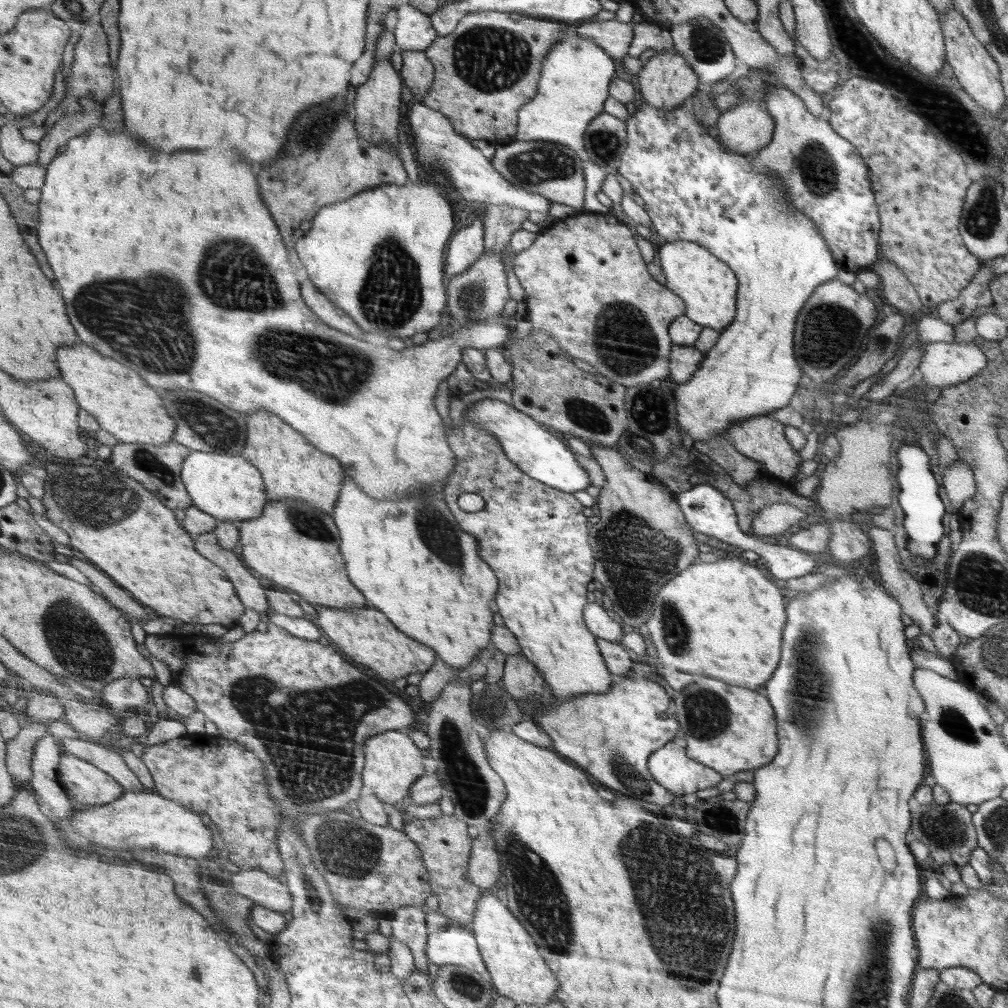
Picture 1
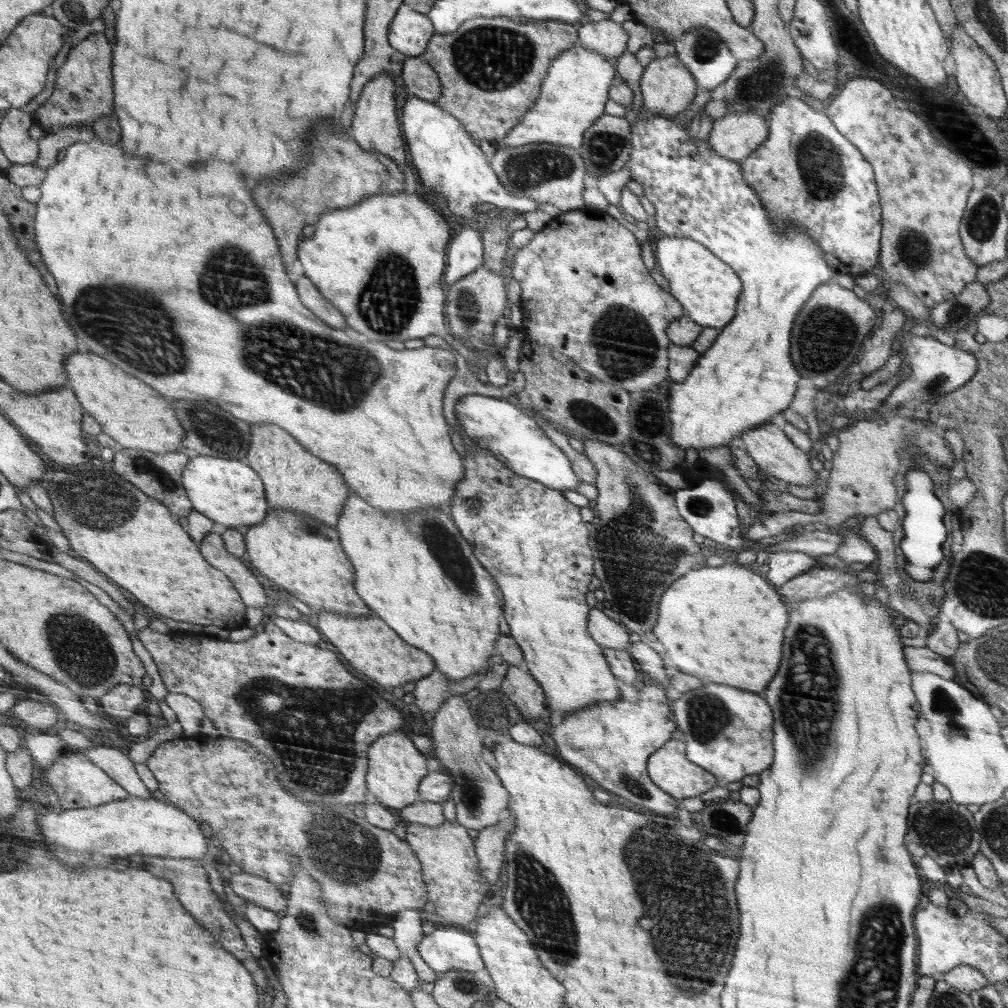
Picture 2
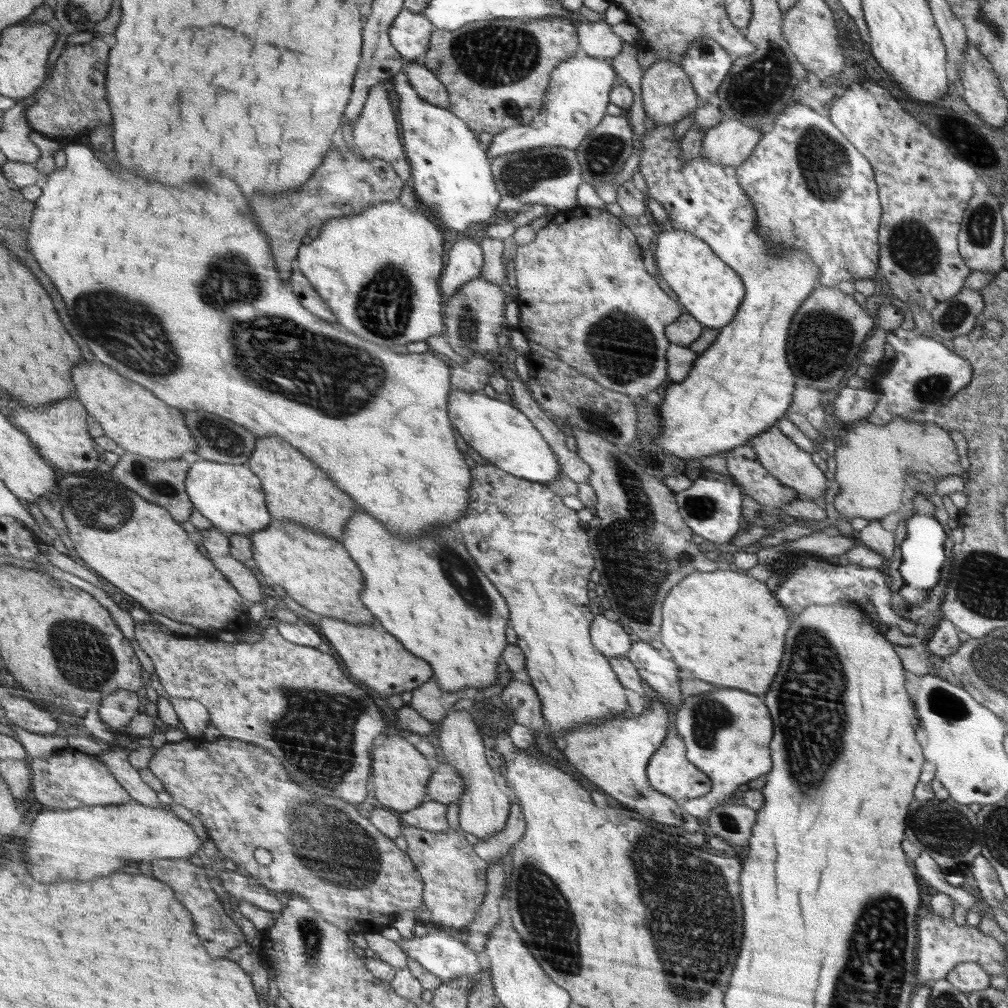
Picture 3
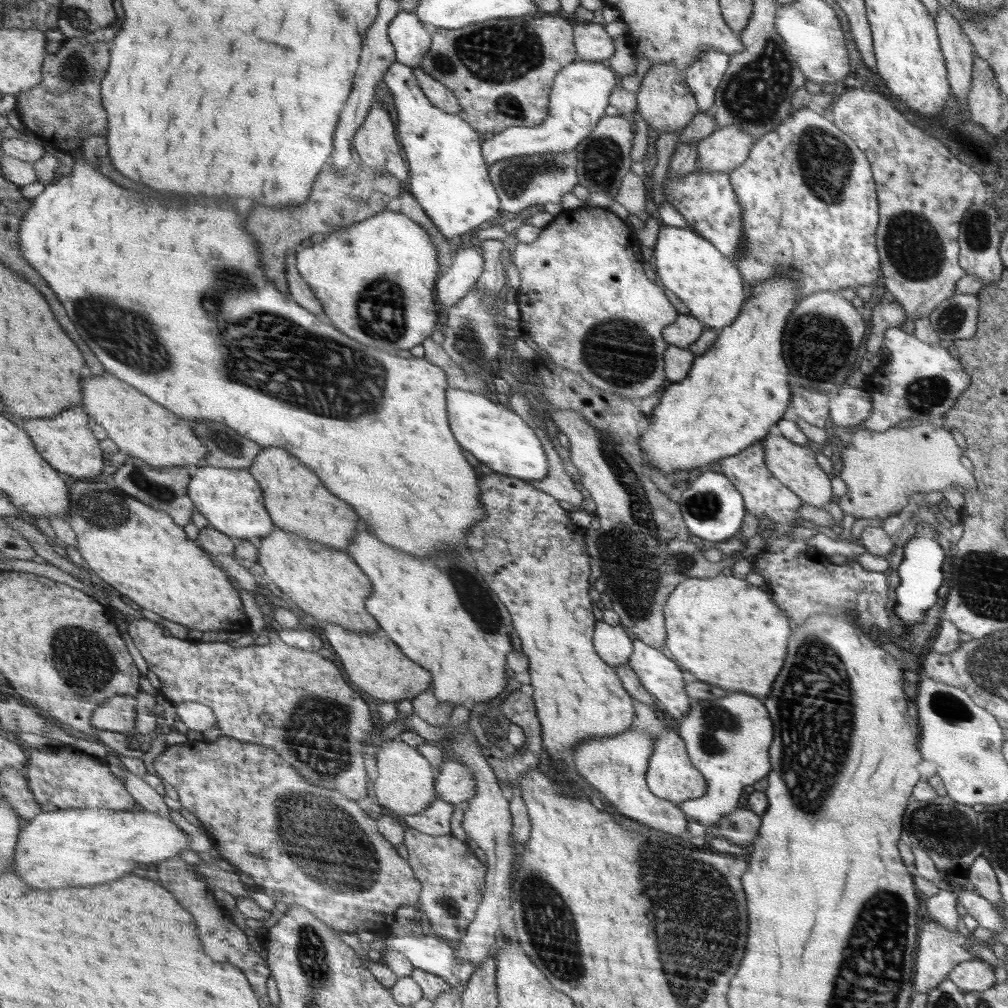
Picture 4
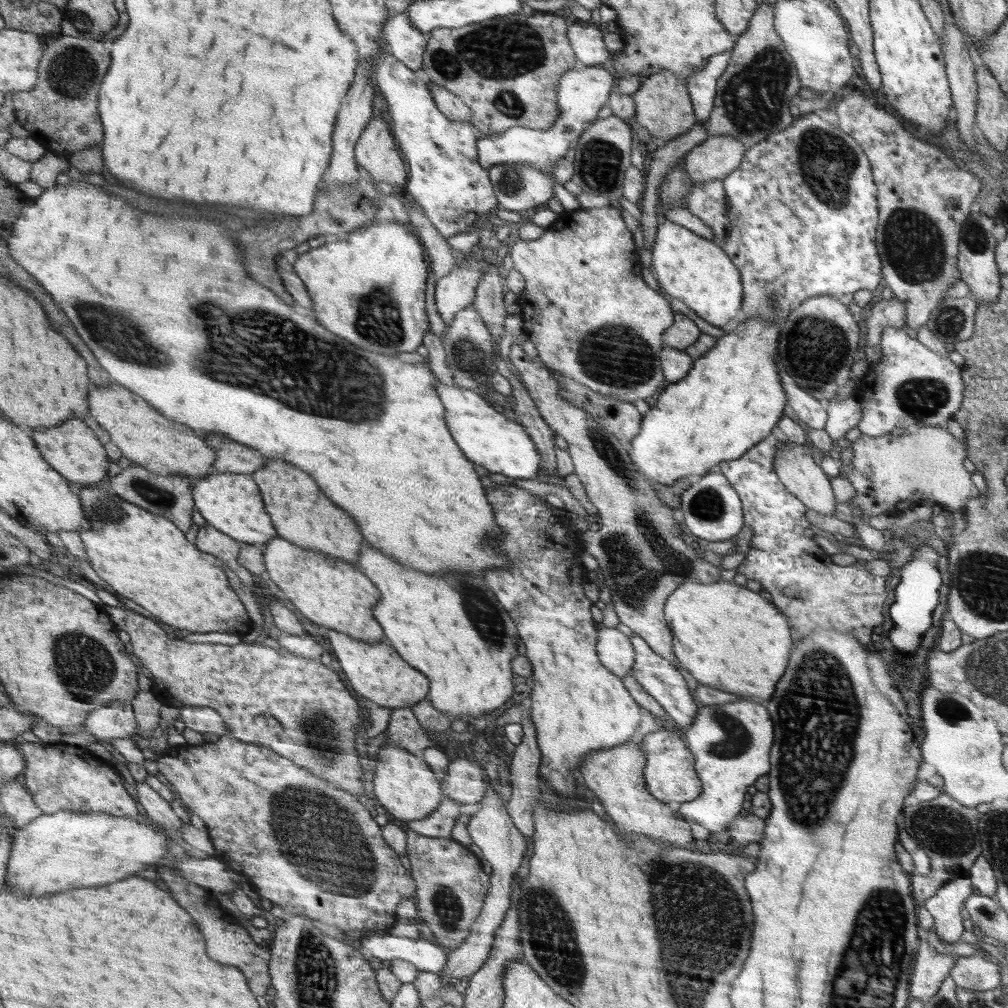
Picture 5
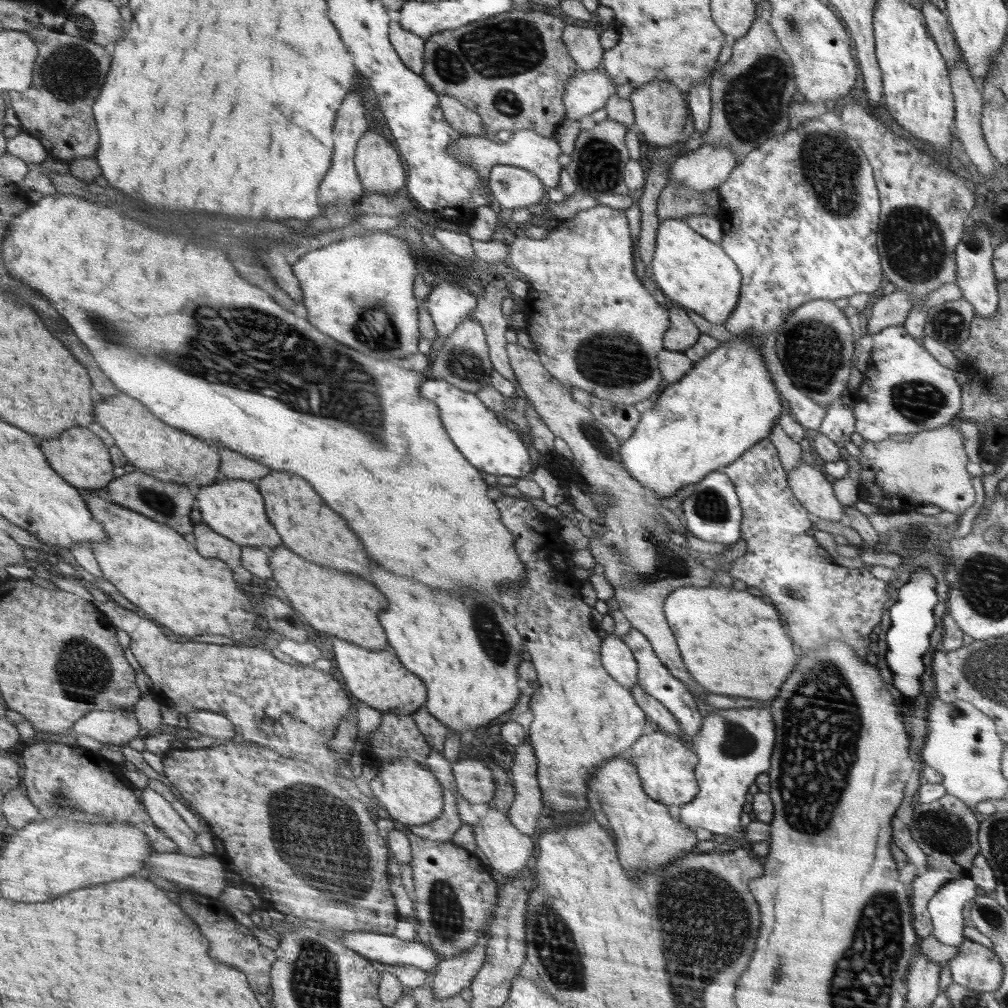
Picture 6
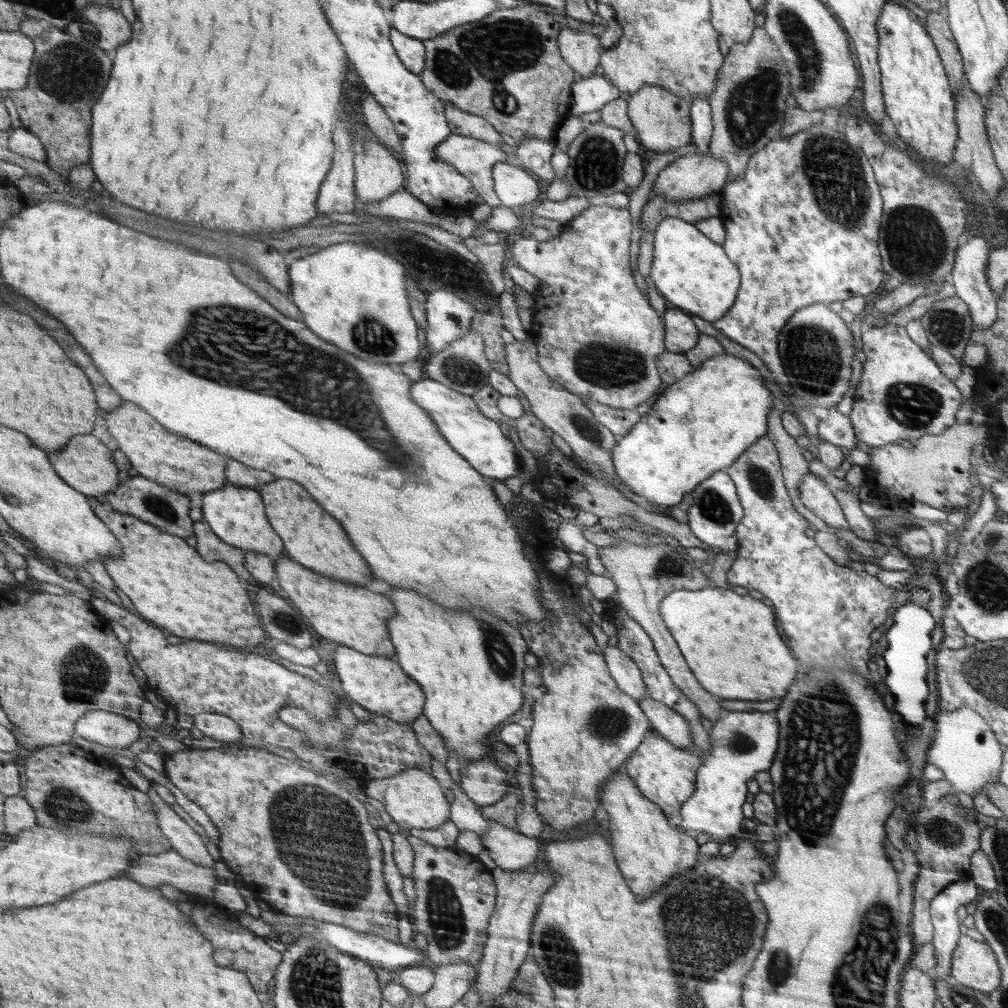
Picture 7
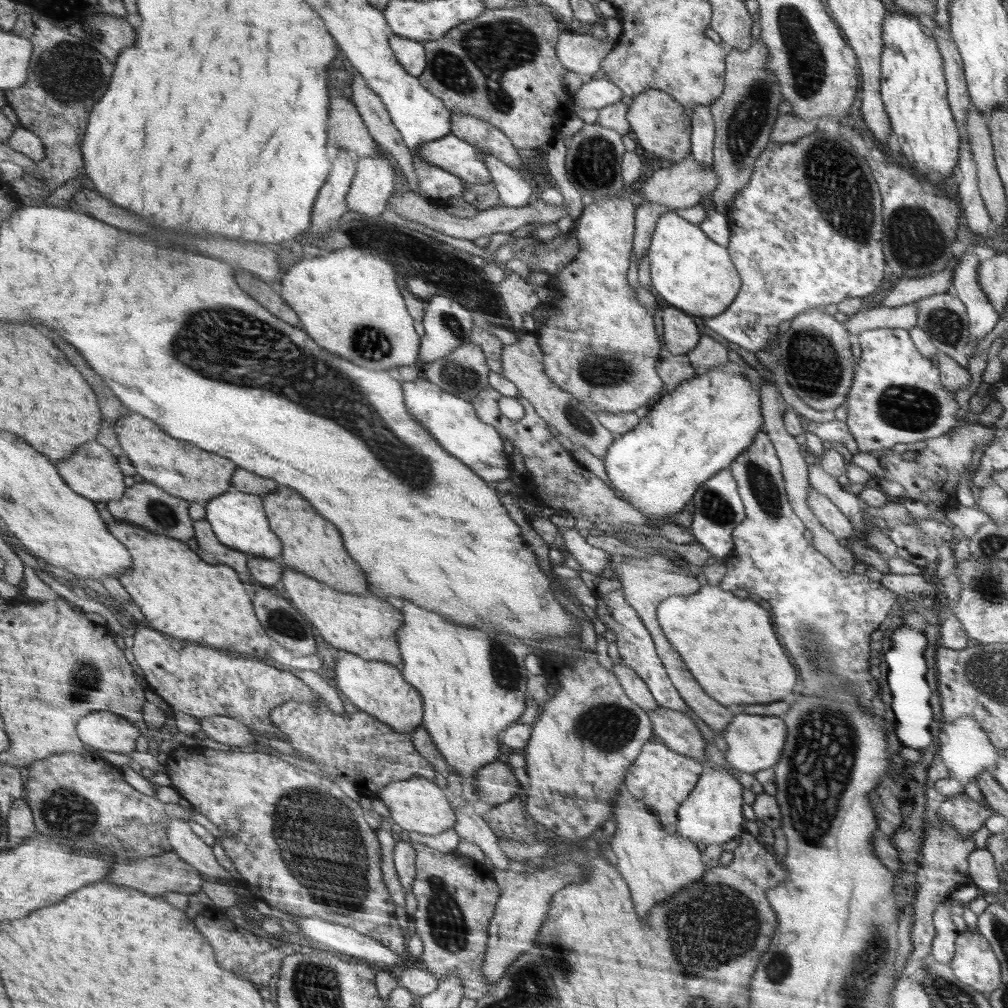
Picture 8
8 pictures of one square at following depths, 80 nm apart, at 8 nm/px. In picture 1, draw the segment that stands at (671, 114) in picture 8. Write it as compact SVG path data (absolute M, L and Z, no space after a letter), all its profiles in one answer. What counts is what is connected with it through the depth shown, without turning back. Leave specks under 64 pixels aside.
M676 50L651 57L638 74L644 100L654 108L672 110L696 92L699 75Z

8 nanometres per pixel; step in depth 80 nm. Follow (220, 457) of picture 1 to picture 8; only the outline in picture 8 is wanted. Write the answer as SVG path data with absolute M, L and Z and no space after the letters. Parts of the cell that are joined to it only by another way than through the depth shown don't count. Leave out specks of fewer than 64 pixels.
M232 486L228 492L207 502L207 520L215 536L230 548L274 561L279 561L283 554L283 543L272 532L266 507L258 494L240 492Z

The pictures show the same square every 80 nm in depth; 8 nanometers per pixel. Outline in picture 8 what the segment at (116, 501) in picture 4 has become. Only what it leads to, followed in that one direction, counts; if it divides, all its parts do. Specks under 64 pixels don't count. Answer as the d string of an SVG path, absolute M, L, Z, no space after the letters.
M110 508L102 510L102 516L110 520L108 524L114 536L131 549L135 568L120 574L118 578L141 608L148 626L165 632L171 638L172 634L176 634L176 638L182 640L194 640L198 644L208 644L258 659L269 654L270 638L258 624L252 602L230 566L210 566L186 541L118 521Z

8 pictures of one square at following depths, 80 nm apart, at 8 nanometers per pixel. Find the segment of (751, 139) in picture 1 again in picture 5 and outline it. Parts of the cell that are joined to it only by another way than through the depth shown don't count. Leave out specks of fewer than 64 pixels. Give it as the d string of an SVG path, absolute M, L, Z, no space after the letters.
M712 136L683 158L683 168L694 185L727 178L743 162L746 148L735 136Z

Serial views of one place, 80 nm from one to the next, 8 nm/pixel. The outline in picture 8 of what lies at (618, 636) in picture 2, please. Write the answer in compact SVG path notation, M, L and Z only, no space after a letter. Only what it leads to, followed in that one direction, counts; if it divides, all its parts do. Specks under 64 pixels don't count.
M624 661L615 665L613 664L614 673L618 677L620 684L626 690L626 693L640 708L647 712L656 710L659 704L654 700L646 683L628 667Z

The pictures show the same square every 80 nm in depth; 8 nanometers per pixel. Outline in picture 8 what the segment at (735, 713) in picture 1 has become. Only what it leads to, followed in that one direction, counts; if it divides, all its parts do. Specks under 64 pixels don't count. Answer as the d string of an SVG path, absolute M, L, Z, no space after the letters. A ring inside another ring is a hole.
M741 713L731 720L719 740L730 768L754 774L778 764L786 740L786 724L778 716L750 716ZM719 766L705 767L695 790L679 808L679 827L674 830L678 836L706 845L722 845L732 840L734 836L742 833L742 795L742 786L732 778L732 775L723 773Z

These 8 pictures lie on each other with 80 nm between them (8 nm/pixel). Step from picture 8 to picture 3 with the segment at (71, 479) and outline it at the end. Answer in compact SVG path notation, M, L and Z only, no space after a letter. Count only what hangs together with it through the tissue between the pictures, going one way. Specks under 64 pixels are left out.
M78 397L62 400L60 404L40 409L26 407L24 410L22 406L18 406L14 416L16 424L20 424L19 427L31 436L42 456L50 459L61 473L78 474L86 470L96 470L100 466L103 456L98 452L98 446L94 442L95 437L88 424L90 413Z

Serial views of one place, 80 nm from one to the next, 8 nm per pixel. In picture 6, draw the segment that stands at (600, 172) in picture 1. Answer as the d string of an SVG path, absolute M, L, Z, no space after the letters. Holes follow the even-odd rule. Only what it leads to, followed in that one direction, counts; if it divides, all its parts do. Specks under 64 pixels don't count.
M602 68L581 71L569 79L563 96L568 120L578 121L605 108L607 100L616 95L616 86L612 81ZM516 130L508 141L499 141L490 136L468 135L456 143L452 143L450 151L452 155L458 157L460 161L471 162L478 168L478 173L484 181L489 182L489 175L492 167L502 163L506 165L517 166L528 169L530 172L536 173L544 182L547 190L556 188L560 184L560 177L563 176L564 169L558 164L557 158L560 156L561 150L558 141L553 136L540 136L533 134L529 130Z

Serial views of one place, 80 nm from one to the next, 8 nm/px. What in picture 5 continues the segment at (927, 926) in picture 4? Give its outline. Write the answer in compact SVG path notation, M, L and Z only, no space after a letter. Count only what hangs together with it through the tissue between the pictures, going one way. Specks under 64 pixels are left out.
M927 940L920 944L916 955L915 971L912 972L910 991L912 999L922 999L924 1004L936 996L943 980L950 976L958 955L942 955Z

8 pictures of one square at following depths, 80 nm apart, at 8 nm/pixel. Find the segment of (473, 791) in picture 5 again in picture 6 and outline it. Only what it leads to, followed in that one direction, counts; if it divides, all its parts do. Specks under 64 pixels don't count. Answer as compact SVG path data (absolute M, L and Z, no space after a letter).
M462 758L452 768L457 792L464 800L472 805L484 804L494 798L494 777L484 762Z

